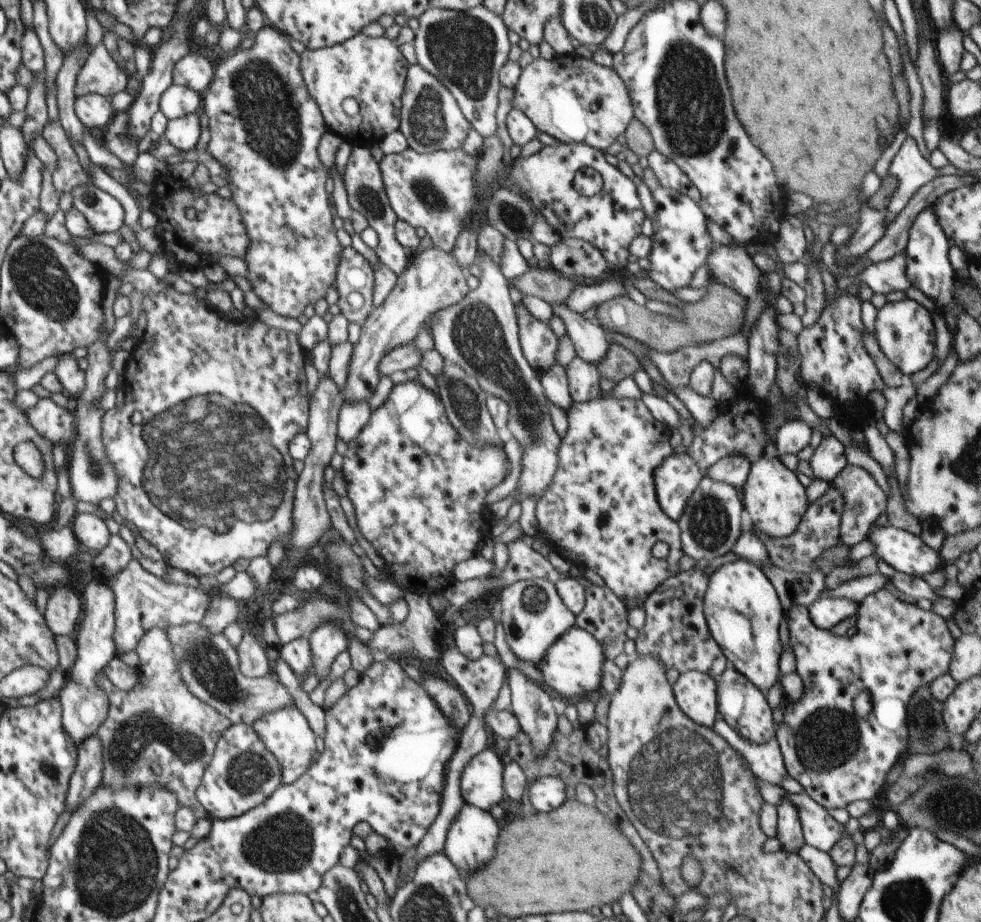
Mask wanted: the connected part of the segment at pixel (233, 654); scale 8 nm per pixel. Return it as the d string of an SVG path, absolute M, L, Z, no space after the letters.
M182 624L165 631L179 656L180 669L187 688L205 704L222 713L232 724L253 725L264 714L294 706L288 688L268 674L264 678L246 678L240 673L236 648L223 633L212 634L202 624Z

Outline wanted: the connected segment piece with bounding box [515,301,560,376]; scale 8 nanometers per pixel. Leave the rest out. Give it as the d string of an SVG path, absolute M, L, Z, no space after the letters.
M522 301L516 304L515 312L518 318L522 353L528 364L540 376L556 363L556 350L559 350L560 341L549 324L534 318Z

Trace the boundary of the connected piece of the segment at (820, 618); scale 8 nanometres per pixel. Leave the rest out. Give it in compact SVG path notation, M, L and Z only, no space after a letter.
M820 596L808 606L808 612L810 620L817 628L831 630L846 618L857 616L858 607L859 605L854 600L848 600L848 598Z

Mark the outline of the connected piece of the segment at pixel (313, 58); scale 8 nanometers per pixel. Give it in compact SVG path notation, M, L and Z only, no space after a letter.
M408 27L402 28L396 40L388 38L370 38L362 33L342 42L318 49L306 49L301 57L301 72L312 99L318 104L326 127L332 133L340 136L343 142L354 147L369 148L372 144L380 144L382 138L399 130L400 106L408 72L409 63L400 52L400 46L414 41L415 33Z

